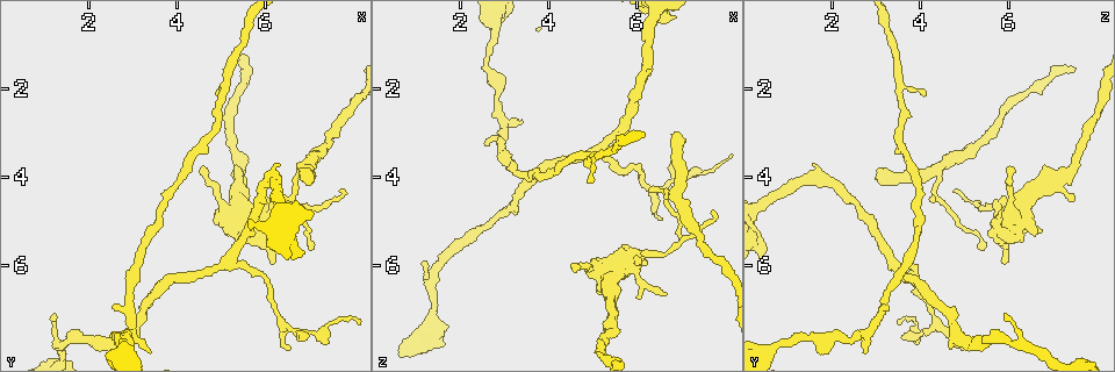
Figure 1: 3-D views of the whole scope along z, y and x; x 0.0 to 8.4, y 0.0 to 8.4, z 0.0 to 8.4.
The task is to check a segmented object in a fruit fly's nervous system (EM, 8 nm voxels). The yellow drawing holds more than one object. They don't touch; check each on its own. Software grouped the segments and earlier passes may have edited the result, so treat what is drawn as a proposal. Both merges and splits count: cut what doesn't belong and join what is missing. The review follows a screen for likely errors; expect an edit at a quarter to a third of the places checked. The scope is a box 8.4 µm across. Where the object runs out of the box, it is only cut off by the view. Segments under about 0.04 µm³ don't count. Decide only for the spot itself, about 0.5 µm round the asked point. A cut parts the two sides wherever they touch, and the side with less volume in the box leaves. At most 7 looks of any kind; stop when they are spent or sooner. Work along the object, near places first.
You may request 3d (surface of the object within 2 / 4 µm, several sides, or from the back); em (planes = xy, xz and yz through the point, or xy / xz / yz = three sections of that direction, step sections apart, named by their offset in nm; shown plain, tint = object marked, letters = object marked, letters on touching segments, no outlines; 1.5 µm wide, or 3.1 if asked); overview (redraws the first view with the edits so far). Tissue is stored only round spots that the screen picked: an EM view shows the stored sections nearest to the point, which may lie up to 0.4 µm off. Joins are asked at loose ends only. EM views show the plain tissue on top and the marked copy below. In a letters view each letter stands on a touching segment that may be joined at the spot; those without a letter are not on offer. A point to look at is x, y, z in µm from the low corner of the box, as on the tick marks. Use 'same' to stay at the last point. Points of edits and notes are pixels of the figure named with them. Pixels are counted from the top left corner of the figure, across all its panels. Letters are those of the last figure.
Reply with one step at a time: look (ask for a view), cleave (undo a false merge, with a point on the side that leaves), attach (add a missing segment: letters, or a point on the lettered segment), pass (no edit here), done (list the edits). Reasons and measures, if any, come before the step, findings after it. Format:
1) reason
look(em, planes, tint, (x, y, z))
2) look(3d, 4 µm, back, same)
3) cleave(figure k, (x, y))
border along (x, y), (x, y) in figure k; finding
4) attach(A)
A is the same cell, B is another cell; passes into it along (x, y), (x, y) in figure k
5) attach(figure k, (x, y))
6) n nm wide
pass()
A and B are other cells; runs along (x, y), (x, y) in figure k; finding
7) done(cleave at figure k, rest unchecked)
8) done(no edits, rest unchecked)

free end
look(3d, 2 µm, back, (7.75, 4.25, 4.75))

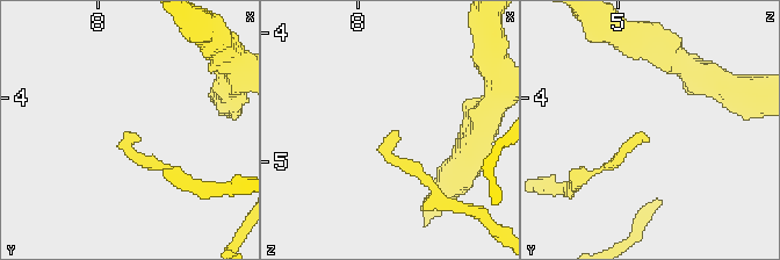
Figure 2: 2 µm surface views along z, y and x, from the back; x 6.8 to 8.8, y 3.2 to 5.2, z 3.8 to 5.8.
need the tissue
look(em, yz, step 8, letters, (7.70, 4.28, 4.76))

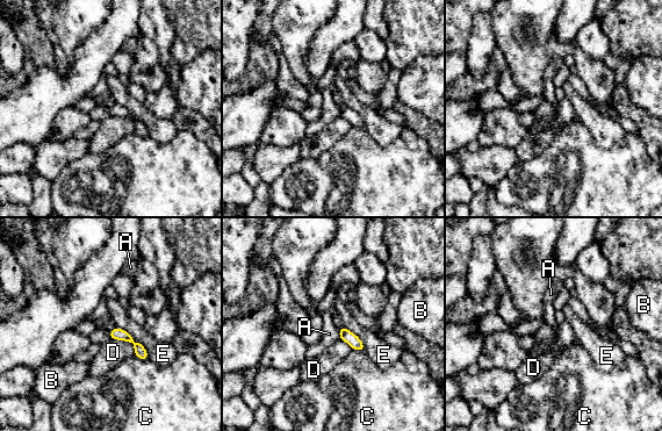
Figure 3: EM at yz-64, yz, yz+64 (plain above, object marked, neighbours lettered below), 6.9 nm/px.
E touches over 240 nm
pass()
A, B, C, D and E are other cells; border along (343, 324), (360, 339), (365, 351) in figure 3; no lettered segment goes on from it

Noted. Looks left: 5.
an open end
look(em, planes, letters, (6.80, 4.05, 3.10))

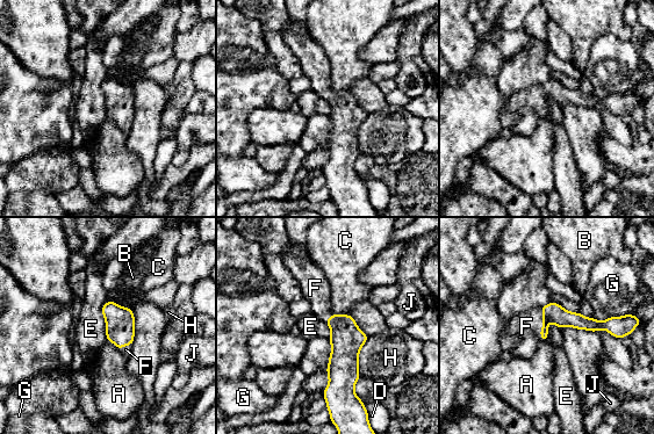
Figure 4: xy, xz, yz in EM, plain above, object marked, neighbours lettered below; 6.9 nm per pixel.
E touches over 280 nm
attach(F)
F is the same cell, A, B, C, D, E, G, H and J are other cells; the cell continues

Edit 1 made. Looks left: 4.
see it whole again
look(overview)

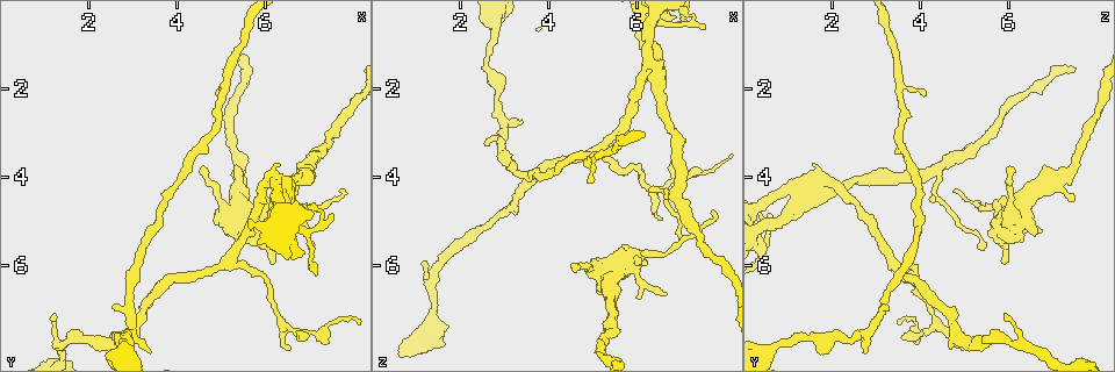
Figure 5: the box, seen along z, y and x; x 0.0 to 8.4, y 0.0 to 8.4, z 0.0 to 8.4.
an open end
look(3d, 4 µm, (7.55, 4.85, 0.55))

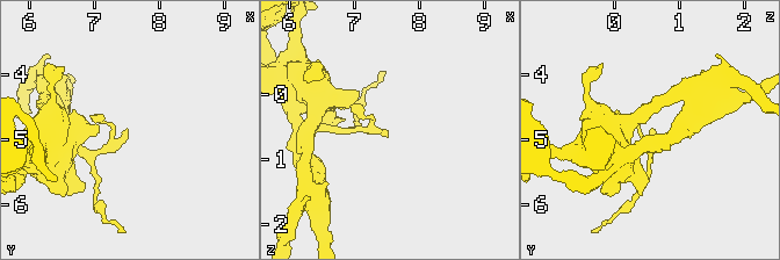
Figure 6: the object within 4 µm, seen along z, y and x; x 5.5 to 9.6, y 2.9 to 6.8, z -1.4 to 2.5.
look(em, planes, letters, (7.50, 4.80, 0.65))

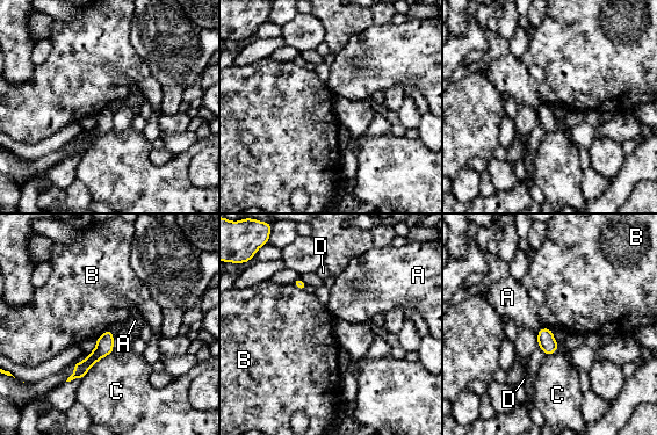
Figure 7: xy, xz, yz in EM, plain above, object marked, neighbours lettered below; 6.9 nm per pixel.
pass()
A, B, C and D are other cells; runs along (108, 333), (105, 346), (76, 375) in figure 7; no lettered segment goes on from it

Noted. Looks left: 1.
done(attach at figure 4, rest unchecked)

